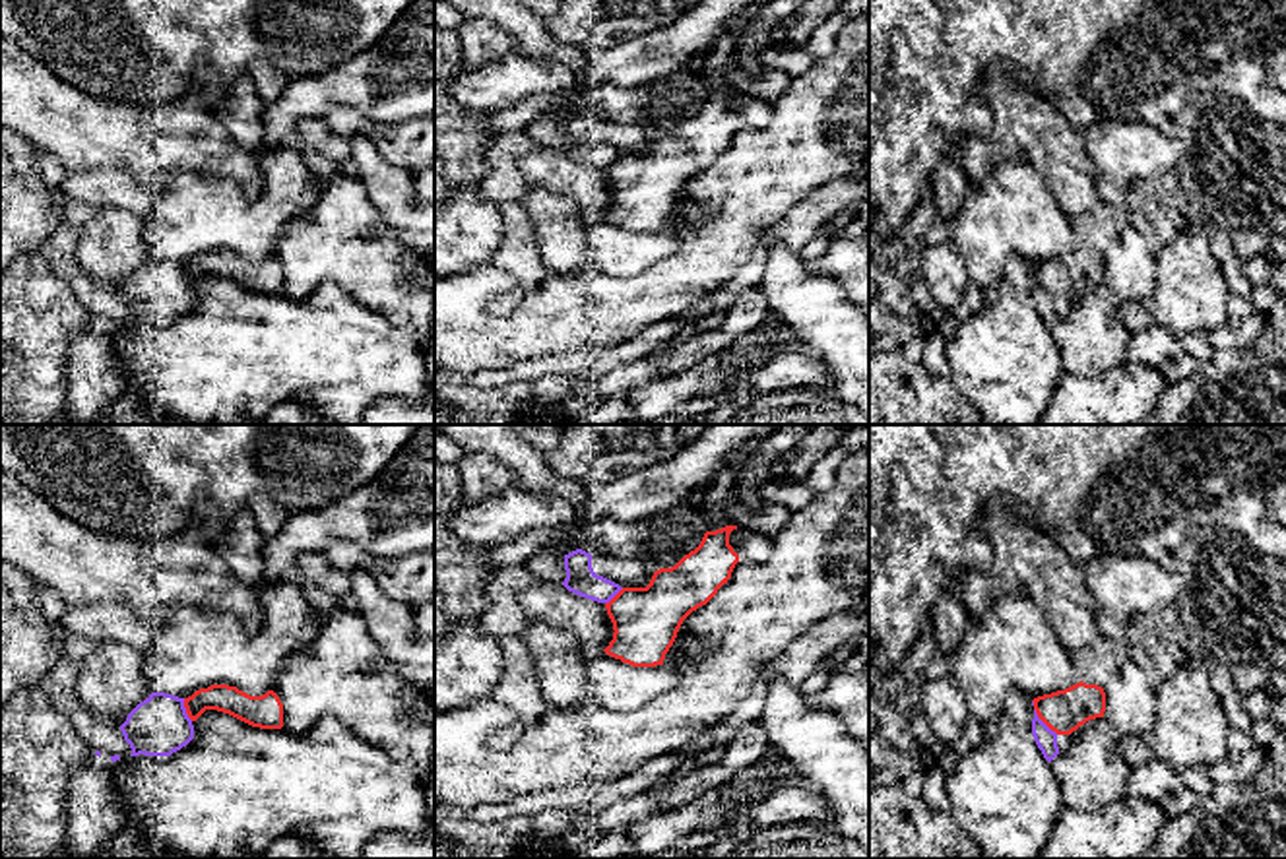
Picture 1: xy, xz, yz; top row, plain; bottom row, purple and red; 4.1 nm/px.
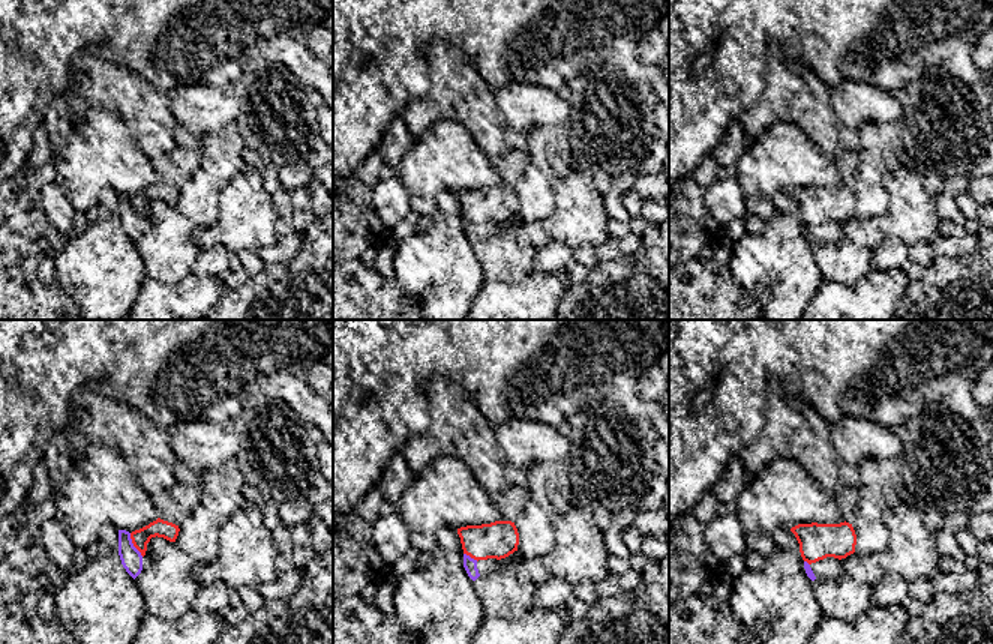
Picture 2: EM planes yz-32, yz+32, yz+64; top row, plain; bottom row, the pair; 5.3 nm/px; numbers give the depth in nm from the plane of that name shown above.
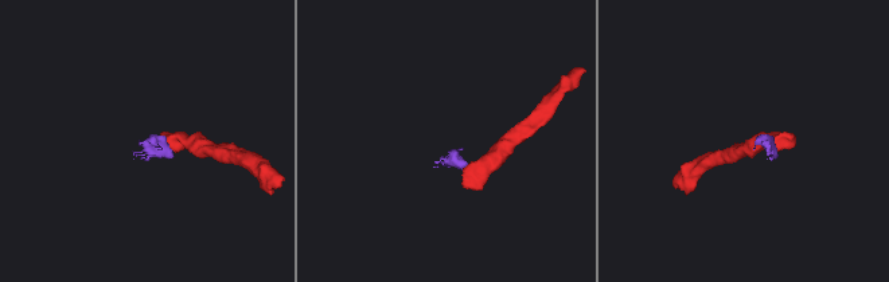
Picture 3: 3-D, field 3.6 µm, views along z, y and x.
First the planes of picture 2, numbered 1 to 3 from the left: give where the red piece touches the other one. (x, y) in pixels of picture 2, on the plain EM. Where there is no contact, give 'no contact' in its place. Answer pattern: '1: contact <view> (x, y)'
1: contact yz-32 (132, 209)
2: contact yz+32 (470, 221)
3: contact yz+64 (807, 227)

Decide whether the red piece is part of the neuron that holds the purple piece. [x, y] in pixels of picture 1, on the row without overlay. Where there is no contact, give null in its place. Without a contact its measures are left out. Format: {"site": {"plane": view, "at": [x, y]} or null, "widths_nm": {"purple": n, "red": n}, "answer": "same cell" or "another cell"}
{"site": {"plane": "yz", "at": [1042, 287]}, "widths_nm": {"purple": 90, "red": 180}, "answer": "another cell"}

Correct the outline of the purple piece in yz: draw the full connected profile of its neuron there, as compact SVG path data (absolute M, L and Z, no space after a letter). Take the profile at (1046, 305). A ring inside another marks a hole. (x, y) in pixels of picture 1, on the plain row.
M1034 275L1034 285L1032 285L1032 301L1047 328L1051 328L1061 316L1069 314L1071 310L1071 301L1057 301L1055 297L1051 297L1038 283L1036 275Z

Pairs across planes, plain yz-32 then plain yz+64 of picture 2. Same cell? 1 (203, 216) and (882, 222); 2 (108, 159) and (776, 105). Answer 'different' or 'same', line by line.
1: different
2: different

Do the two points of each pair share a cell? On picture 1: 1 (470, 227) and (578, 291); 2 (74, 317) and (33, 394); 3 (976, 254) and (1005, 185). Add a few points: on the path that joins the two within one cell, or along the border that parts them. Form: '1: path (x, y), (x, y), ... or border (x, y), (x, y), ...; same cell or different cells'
1: border (487, 262), (454, 276); different cells
2: path (55, 336), (33, 357), (33, 375); same cell
3: path (982, 237), (1005, 210), (1005, 202); same cell

